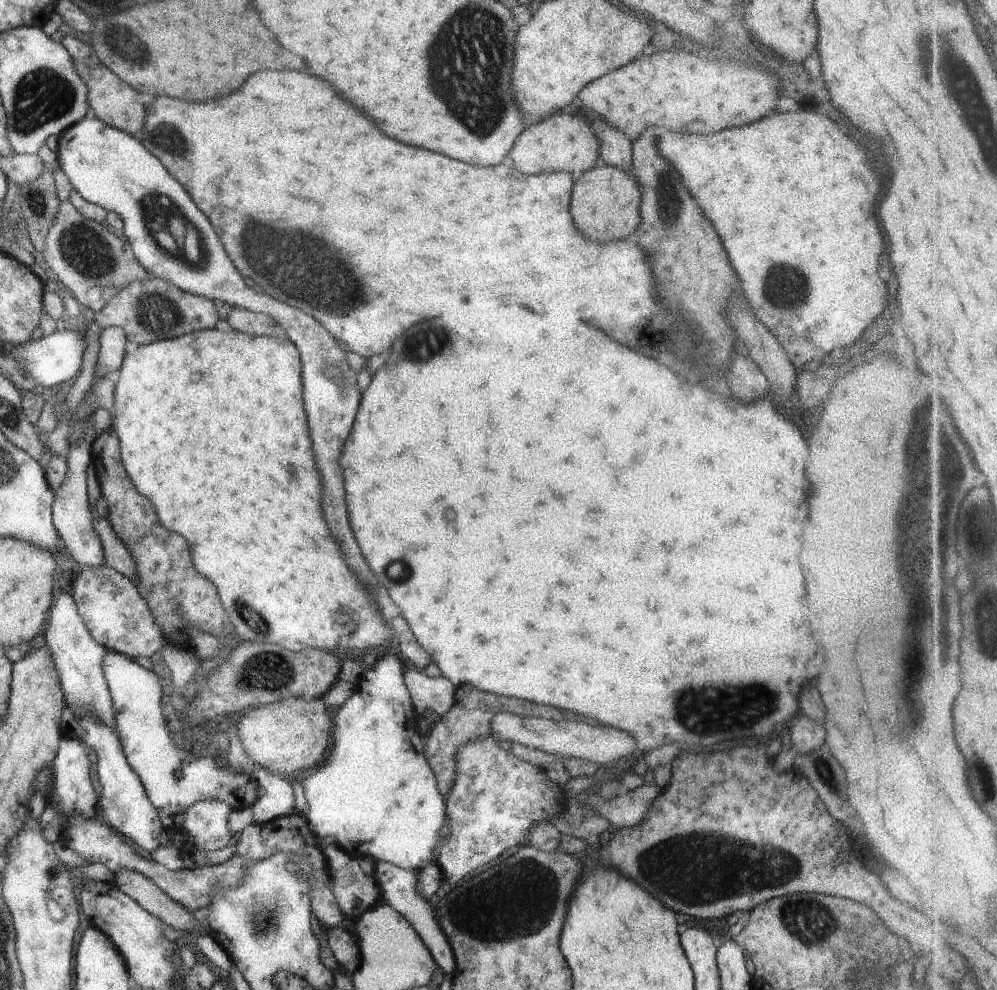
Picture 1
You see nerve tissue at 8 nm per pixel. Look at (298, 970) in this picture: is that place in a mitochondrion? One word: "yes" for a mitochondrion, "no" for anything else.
no

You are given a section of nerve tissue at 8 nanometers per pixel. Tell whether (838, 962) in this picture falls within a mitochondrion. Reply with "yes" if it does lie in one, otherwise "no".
no

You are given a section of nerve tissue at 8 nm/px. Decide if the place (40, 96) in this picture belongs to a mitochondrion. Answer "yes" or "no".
yes

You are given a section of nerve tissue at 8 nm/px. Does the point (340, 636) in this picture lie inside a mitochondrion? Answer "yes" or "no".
no

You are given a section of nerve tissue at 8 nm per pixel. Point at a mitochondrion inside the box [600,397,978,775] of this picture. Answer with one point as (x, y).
(704, 710)

